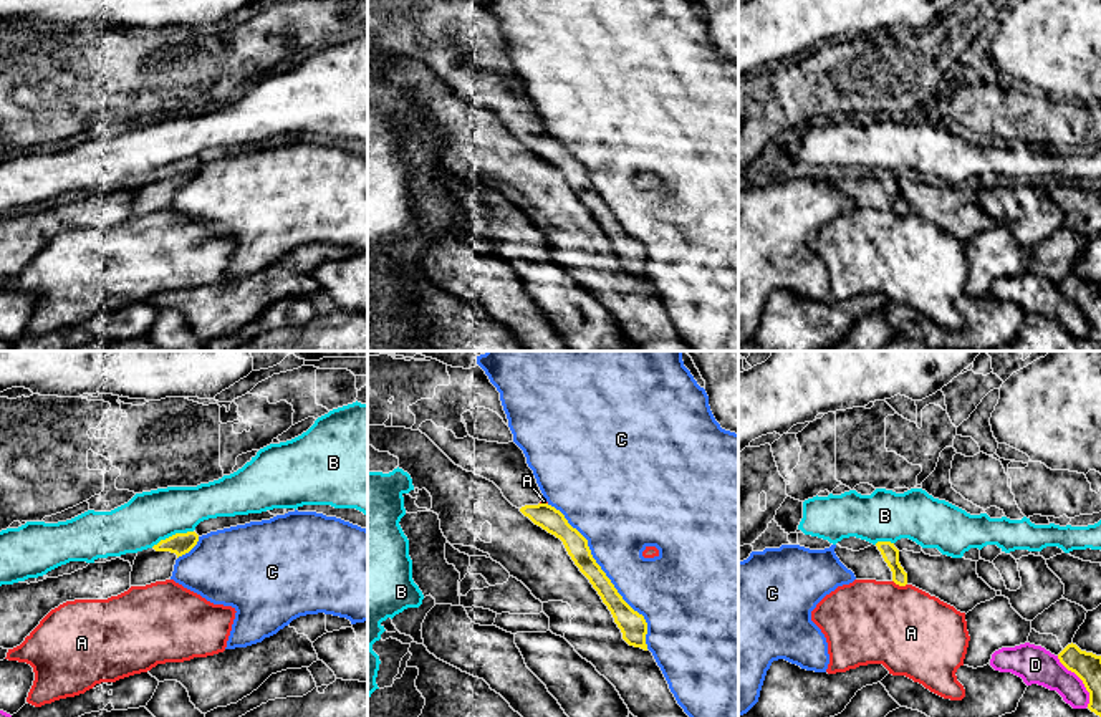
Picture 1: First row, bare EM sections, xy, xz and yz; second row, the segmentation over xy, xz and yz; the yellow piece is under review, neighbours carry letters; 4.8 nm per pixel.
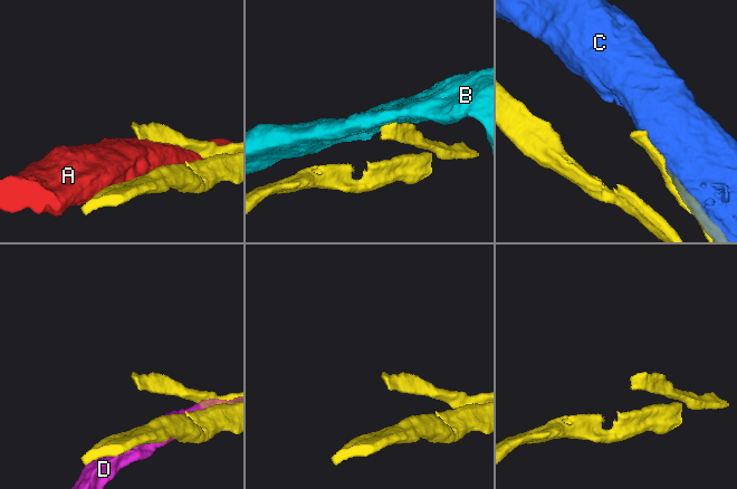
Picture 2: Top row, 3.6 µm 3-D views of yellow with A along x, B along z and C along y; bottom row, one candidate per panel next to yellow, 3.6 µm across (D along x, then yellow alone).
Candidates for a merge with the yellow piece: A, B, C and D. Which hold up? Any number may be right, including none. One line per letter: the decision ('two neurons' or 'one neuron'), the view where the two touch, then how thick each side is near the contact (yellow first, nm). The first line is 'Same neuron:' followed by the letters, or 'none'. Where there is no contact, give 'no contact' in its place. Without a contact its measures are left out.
Same neuron: none
A: two neurons; meets yellow in yz; 80 nm thick on the yellow side, 420 nm on the other
B: two neurons; meets yellow in xy; 110 nm thick on the yellow side, 260 nm on the other
C: two neurons; meets yellow in xz; 120 nm thick on the yellow side, 340 nm on the other
D: two neurons; meets yellow in yz; 140 nm thick on the yellow side, 180 nm on the other

